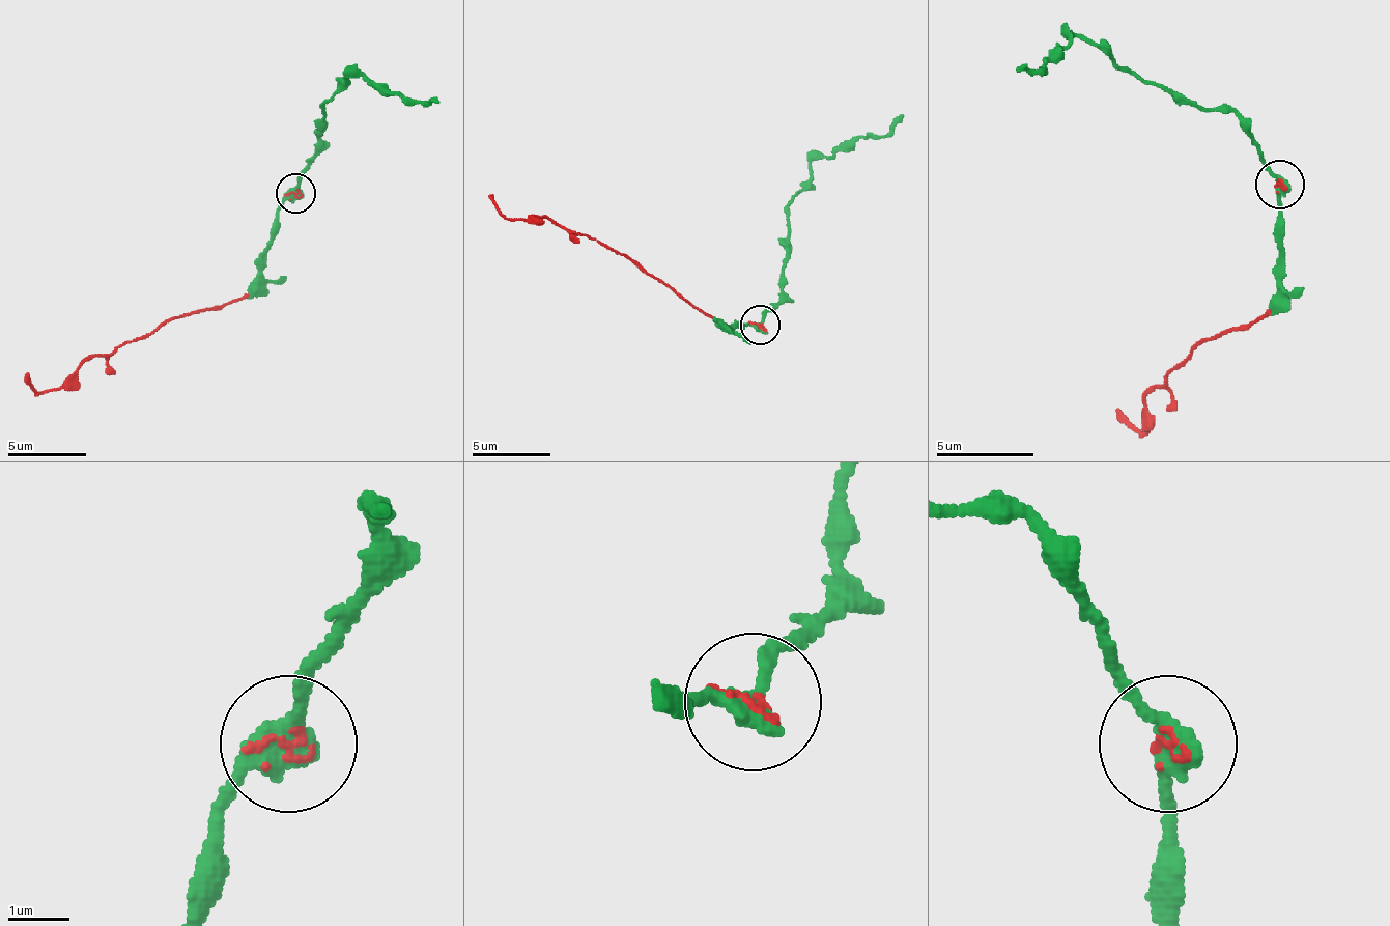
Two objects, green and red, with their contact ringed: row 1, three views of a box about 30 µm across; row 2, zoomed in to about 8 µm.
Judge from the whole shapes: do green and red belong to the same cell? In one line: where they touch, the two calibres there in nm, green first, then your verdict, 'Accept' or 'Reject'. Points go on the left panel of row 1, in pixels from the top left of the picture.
Place: (295, 193). Thickness 380 nm (green) against 110 nm. Accept

